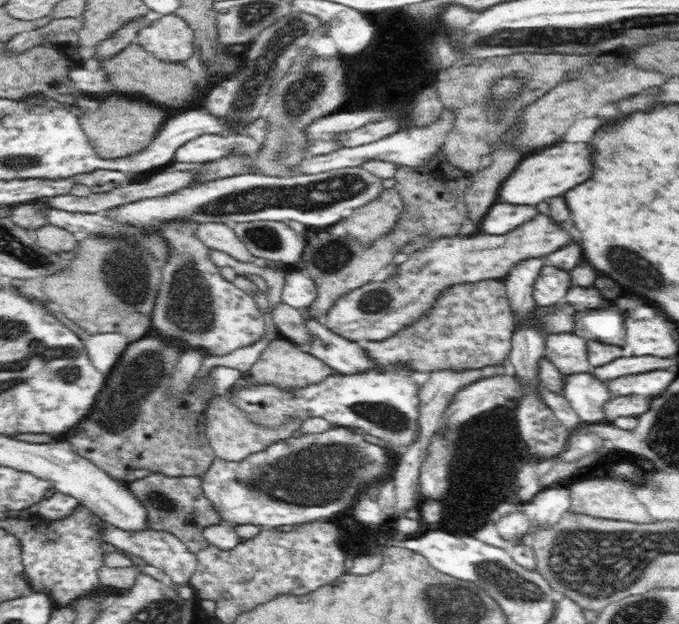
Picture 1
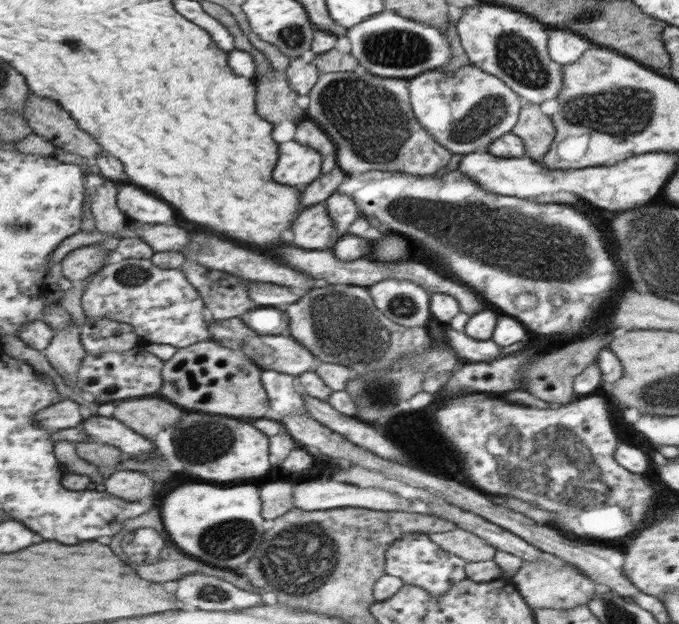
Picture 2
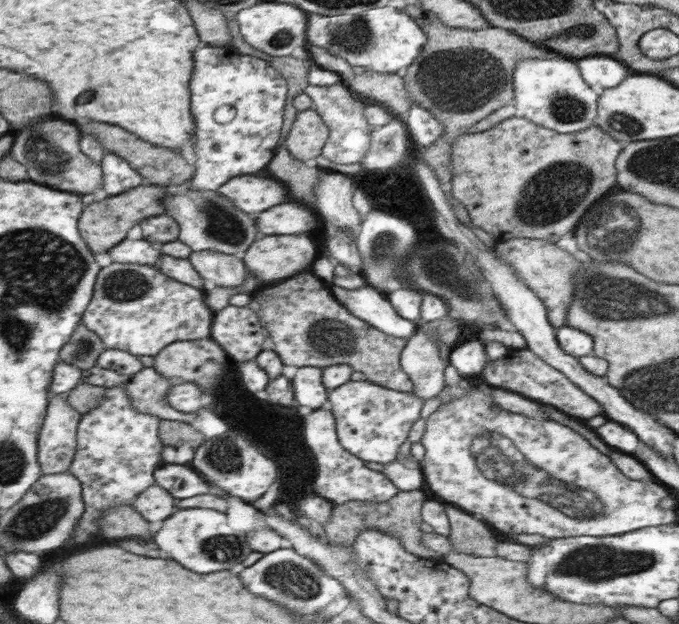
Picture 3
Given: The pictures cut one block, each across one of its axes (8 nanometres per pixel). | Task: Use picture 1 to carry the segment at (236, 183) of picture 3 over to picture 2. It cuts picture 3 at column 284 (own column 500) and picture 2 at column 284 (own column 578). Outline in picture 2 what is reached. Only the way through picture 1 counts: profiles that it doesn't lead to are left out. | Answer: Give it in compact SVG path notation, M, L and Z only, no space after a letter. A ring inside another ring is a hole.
M294 139L280 144L280 148L284 148L284 156L280 156L280 168L276 168L276 180L296 188L315 183L320 176L321 152Z

